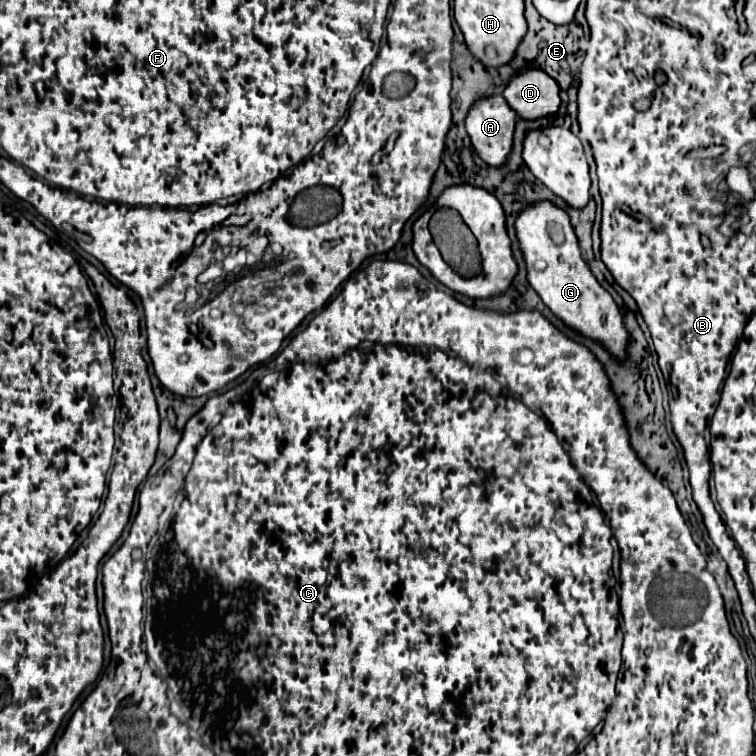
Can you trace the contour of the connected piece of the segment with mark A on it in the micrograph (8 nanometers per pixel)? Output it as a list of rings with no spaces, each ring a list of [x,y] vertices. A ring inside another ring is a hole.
[[[490,96],[472,106],[472,110],[466,116],[466,130],[470,134],[472,146],[478,152],[478,156],[492,168],[502,168],[512,152],[512,140],[514,140],[514,126],[516,126],[516,112],[508,106],[508,102],[502,96]]]

